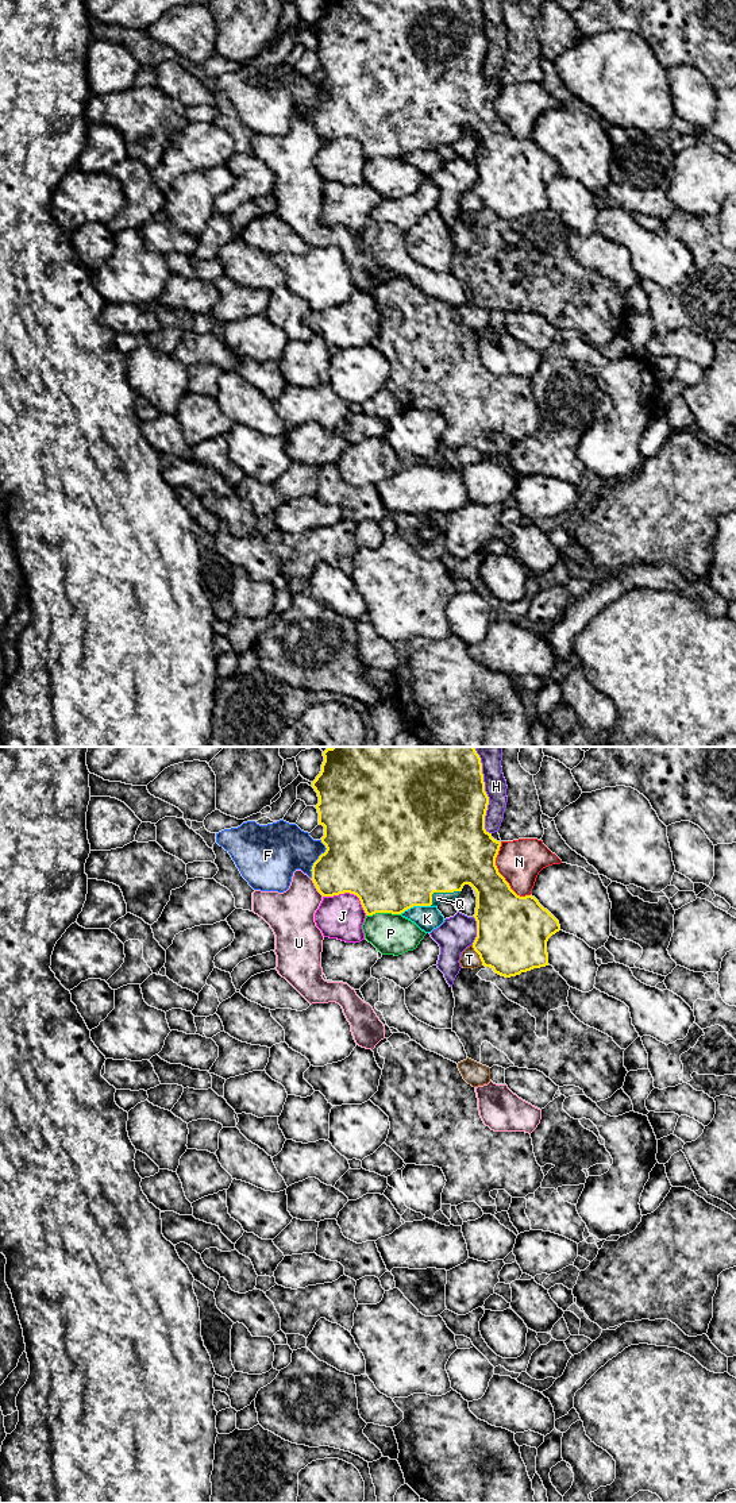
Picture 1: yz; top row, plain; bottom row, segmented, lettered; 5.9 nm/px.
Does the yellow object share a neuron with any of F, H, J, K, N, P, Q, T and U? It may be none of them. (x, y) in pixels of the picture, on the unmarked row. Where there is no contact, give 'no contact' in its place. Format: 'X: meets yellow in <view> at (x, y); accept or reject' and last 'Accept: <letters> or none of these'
F: meets yellow in yz at (318, 103); reject
H: meets yellow in yz at (486, 39); reject
J: meets yellow in yz at (349, 135); reject
K: meets yellow in yz at (415, 149); reject
N: meets yellow in yz at (500, 118); reject
P: meets yellow in yz at (382, 155); reject
Q: meets yellow in yz at (440, 135); accept
T: meets yellow in yz at (478, 197); reject
U: meets yellow in yz at (316, 131); reject
Accept: Q

